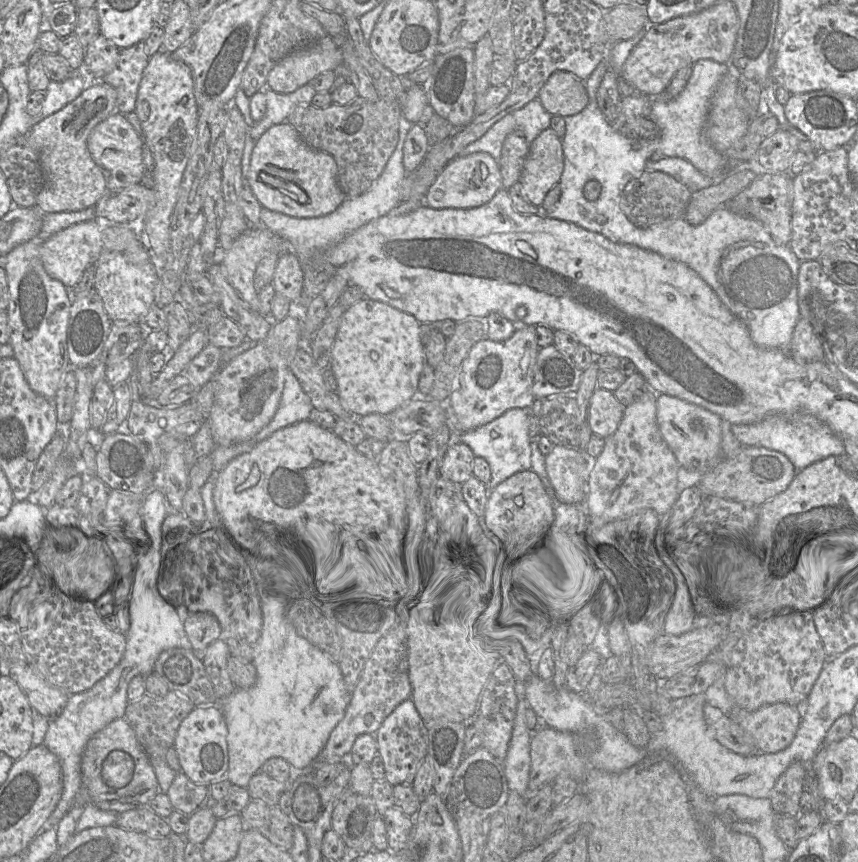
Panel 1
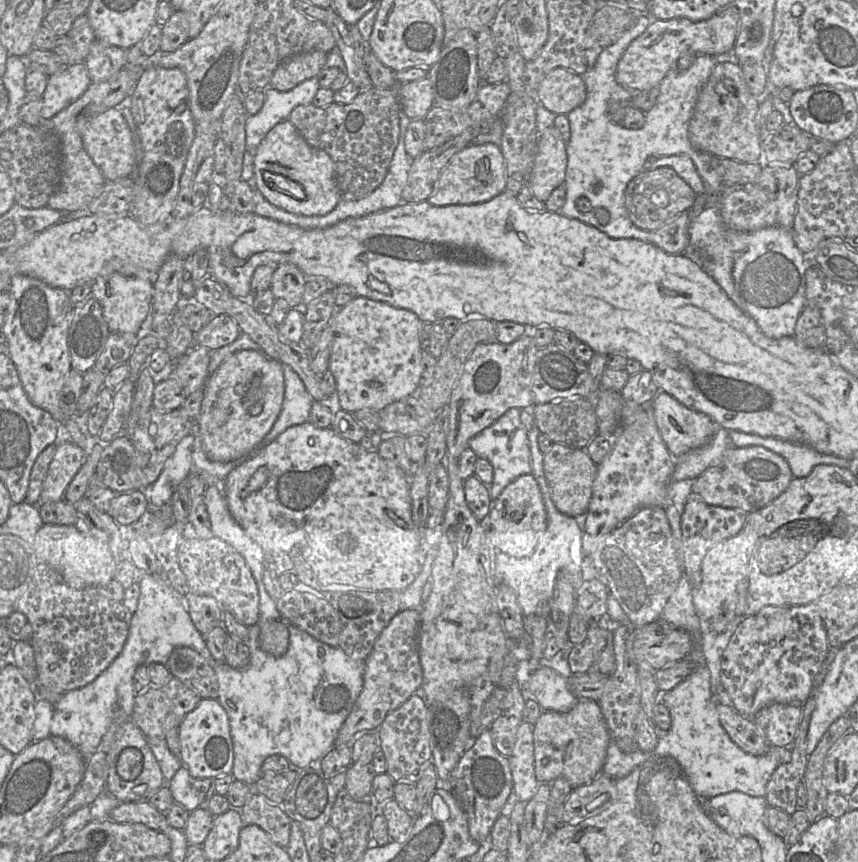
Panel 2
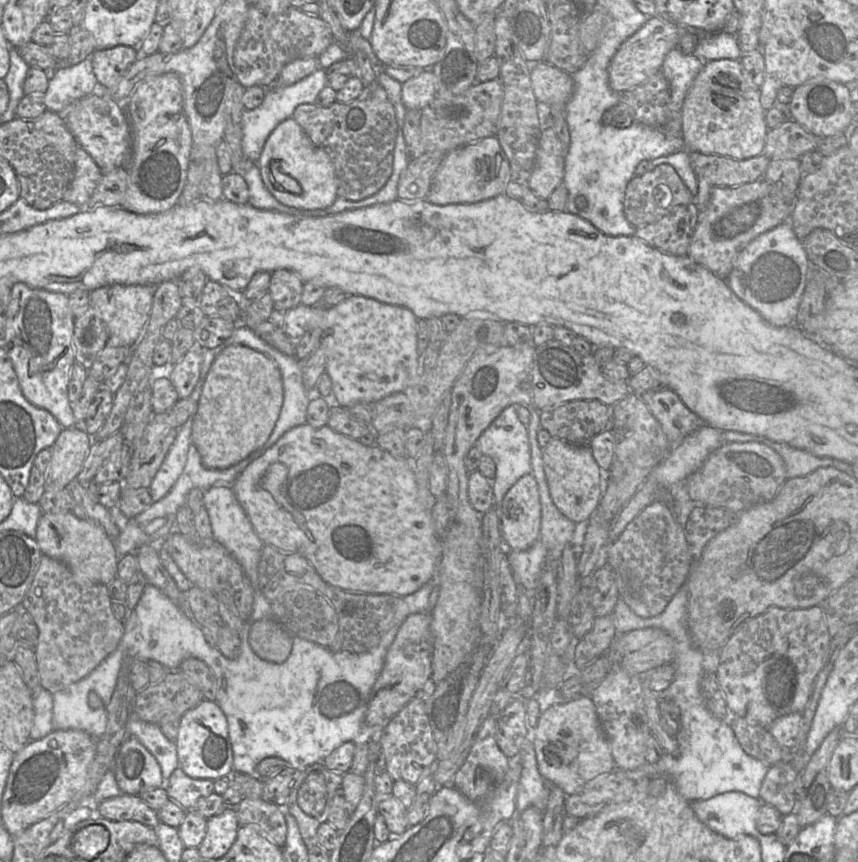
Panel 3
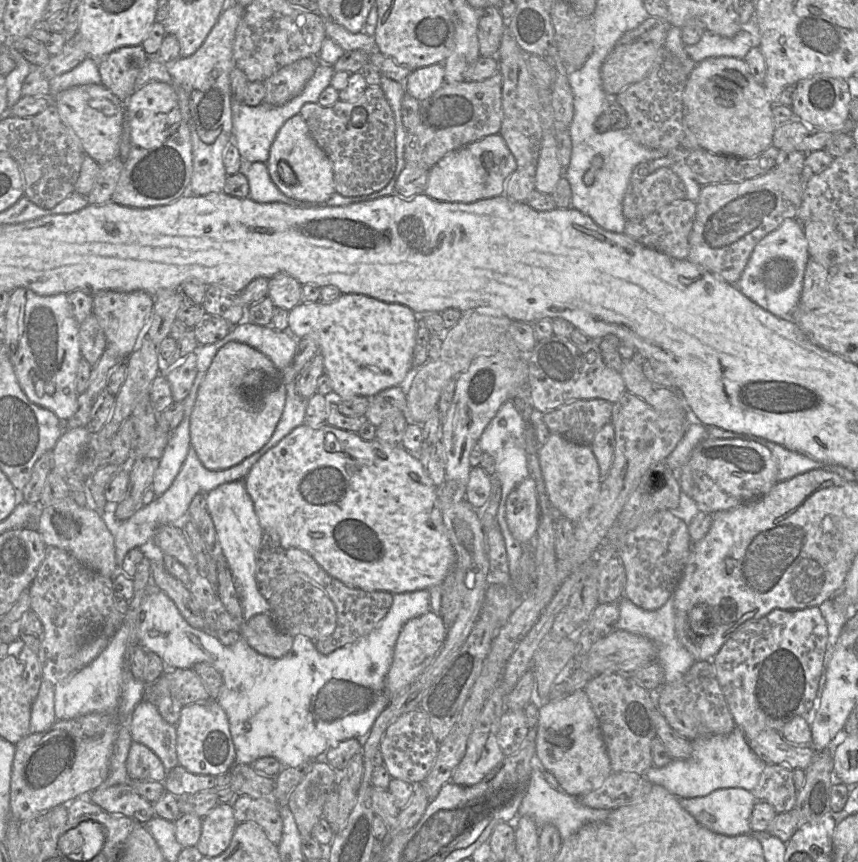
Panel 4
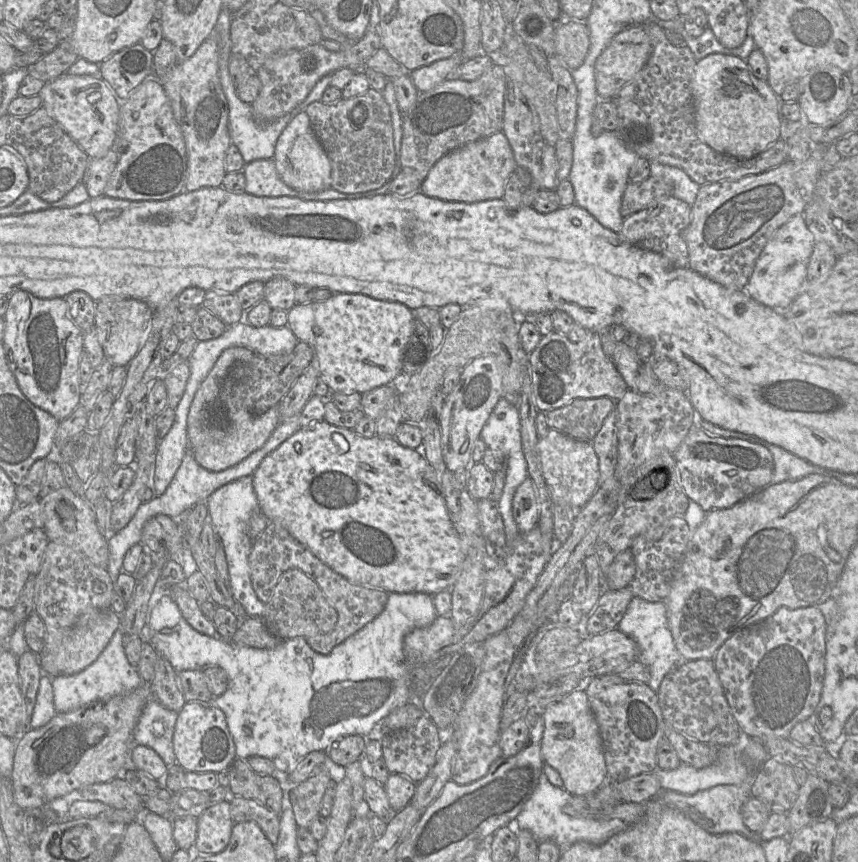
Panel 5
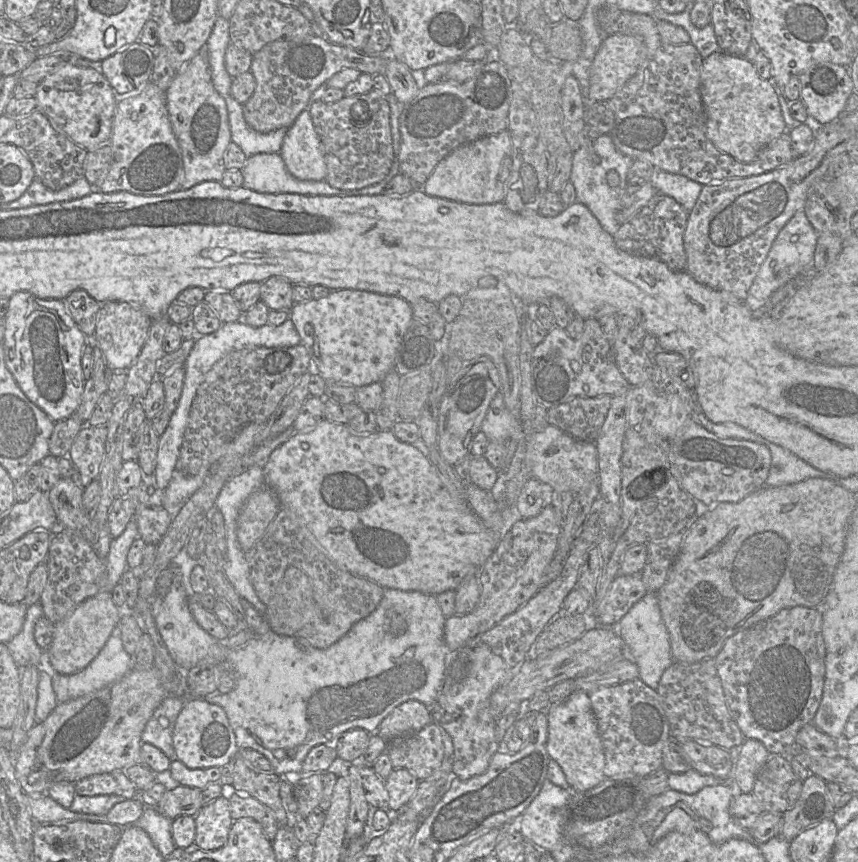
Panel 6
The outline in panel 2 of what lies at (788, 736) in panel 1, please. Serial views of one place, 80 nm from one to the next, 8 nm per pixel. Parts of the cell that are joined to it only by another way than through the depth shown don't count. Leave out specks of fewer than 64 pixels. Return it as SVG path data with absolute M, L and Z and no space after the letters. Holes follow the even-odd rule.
M773 704L753 716L753 722L761 729L771 748L791 748L800 724L801 707Z

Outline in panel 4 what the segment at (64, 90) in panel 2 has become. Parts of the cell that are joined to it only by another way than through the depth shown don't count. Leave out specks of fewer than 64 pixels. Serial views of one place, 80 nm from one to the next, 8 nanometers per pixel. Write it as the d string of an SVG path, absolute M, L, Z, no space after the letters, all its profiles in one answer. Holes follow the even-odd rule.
M87 57L72 70L49 80L48 97L54 98L60 92L74 86L100 83L101 77L98 70L98 60Z

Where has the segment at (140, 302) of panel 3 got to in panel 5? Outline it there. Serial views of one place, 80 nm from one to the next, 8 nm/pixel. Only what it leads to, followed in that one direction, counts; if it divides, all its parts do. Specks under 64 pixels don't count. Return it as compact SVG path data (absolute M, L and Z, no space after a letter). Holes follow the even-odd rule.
M107 296L95 302L94 326L105 357L114 366L127 367L142 346L154 310L143 301L127 297Z

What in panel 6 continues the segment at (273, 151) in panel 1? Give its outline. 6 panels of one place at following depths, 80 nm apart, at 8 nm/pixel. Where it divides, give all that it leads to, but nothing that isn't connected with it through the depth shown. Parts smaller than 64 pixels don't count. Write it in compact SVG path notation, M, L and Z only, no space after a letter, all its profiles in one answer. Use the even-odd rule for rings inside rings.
M308 109L288 128L279 151L288 172L299 180L323 181L327 167L323 145Z

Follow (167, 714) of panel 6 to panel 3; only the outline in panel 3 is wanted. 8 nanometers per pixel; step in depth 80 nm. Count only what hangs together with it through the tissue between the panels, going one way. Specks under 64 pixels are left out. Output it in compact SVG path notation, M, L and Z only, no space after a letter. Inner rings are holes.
M131 713L129 734L135 736L158 761L164 780L179 767L176 743L165 737L158 724L142 721Z

